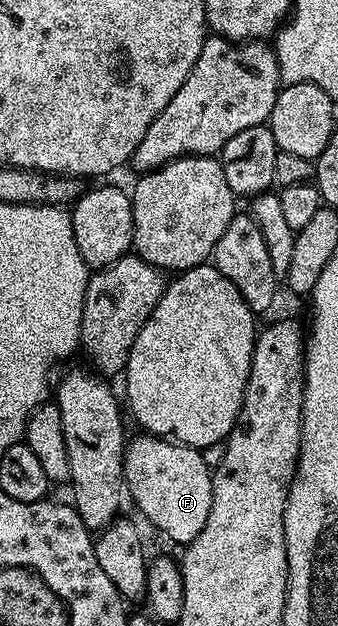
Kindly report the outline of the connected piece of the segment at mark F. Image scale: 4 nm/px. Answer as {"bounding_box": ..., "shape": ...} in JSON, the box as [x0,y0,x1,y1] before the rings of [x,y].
{"bounding_box":[124,435,212,547],"shape":[[[139,435],[124,446],[124,483],[136,509],[180,547],[187,547],[206,527],[212,502],[212,474],[203,452],[179,441]]]}

